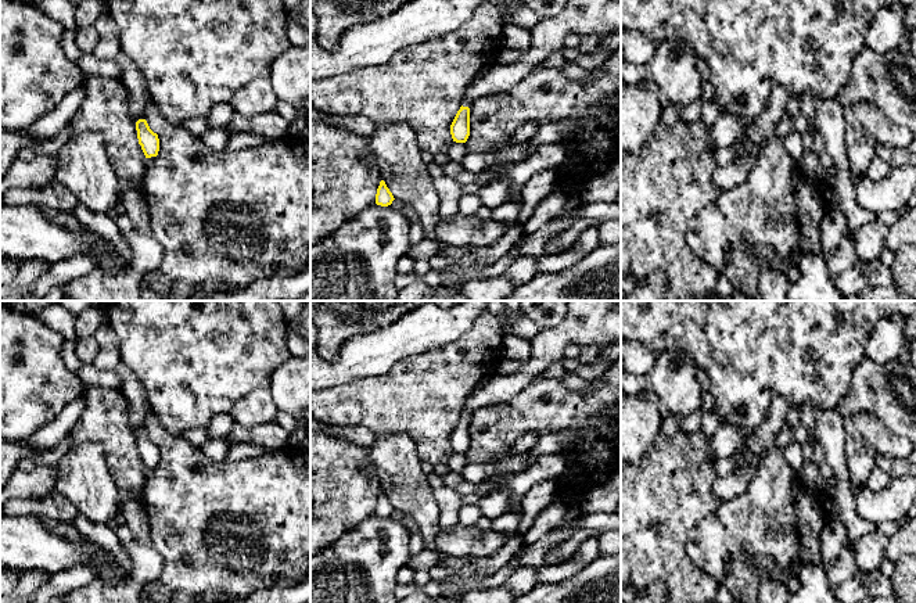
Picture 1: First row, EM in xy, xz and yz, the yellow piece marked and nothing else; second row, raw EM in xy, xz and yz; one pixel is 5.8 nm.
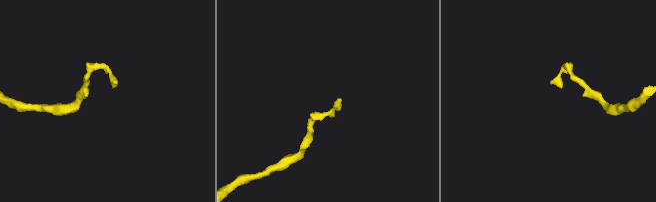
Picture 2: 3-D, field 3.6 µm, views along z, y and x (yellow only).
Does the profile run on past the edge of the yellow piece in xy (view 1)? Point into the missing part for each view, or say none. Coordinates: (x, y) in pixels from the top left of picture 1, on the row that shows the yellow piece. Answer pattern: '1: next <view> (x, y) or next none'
1: next none

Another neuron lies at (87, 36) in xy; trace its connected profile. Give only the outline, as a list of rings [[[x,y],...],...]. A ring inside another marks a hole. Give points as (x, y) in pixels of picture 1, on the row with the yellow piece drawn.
[[[94,25],[76,29],[76,46],[85,54],[93,53],[98,43],[98,32]]]

